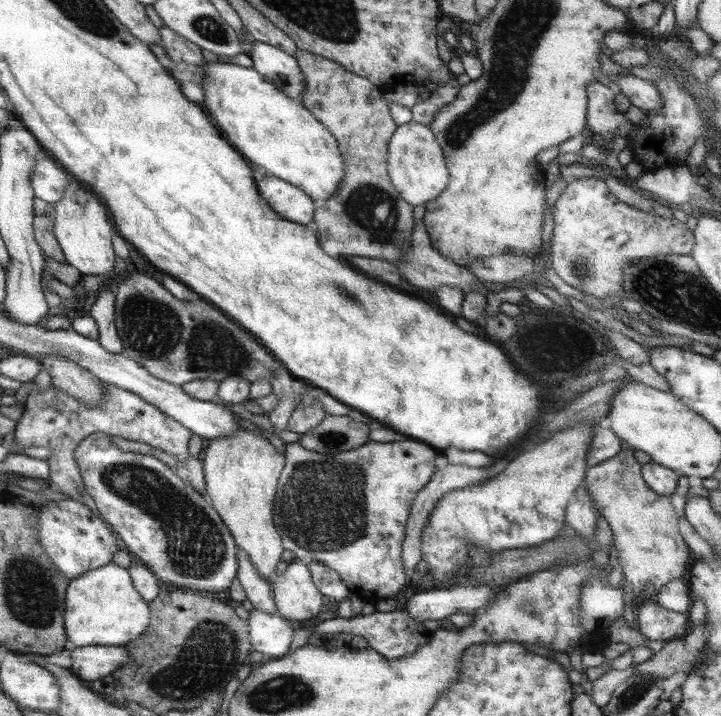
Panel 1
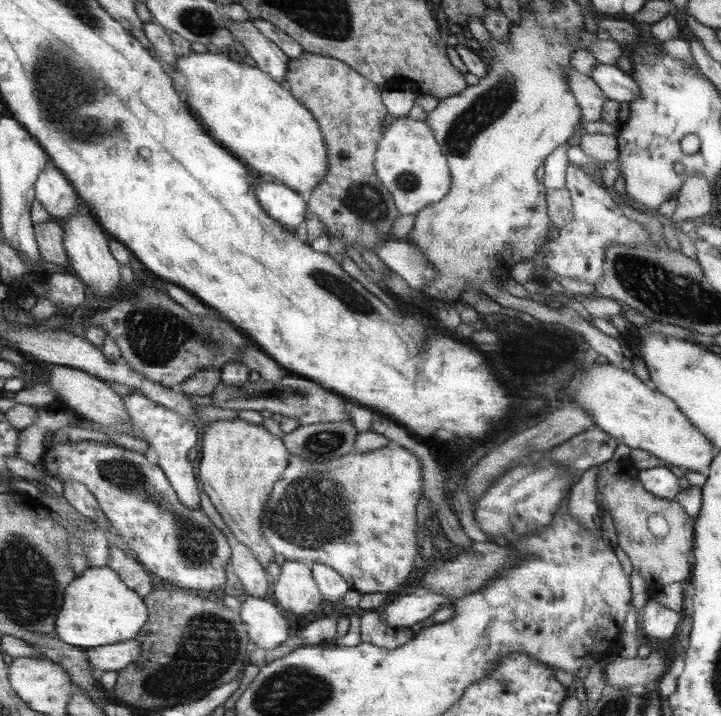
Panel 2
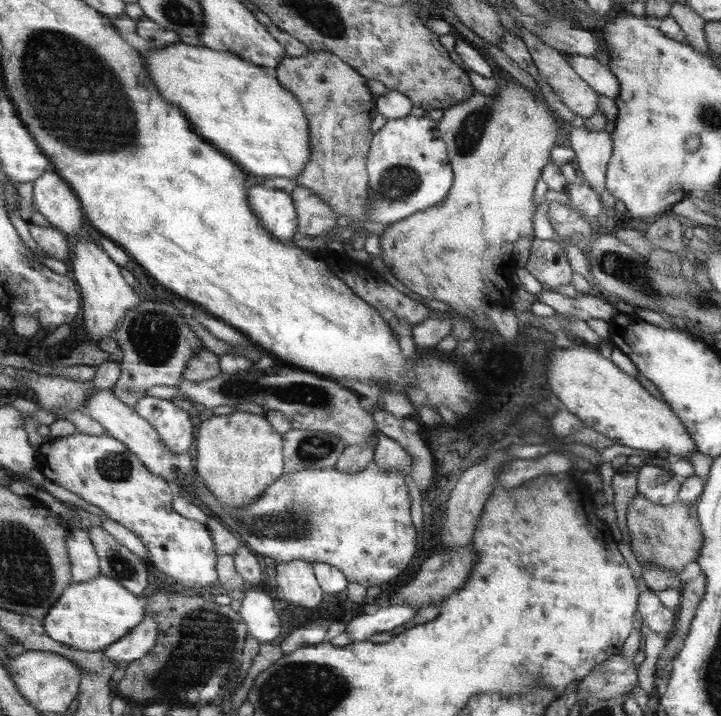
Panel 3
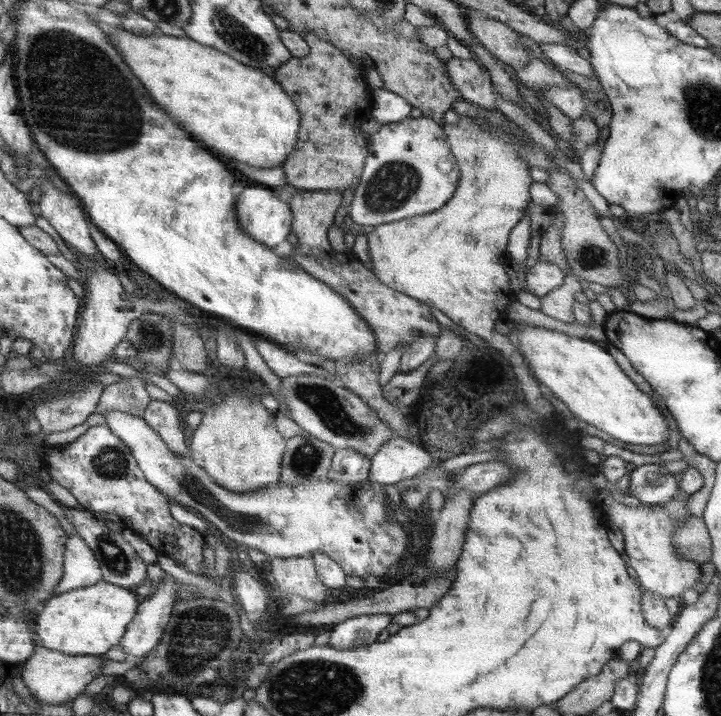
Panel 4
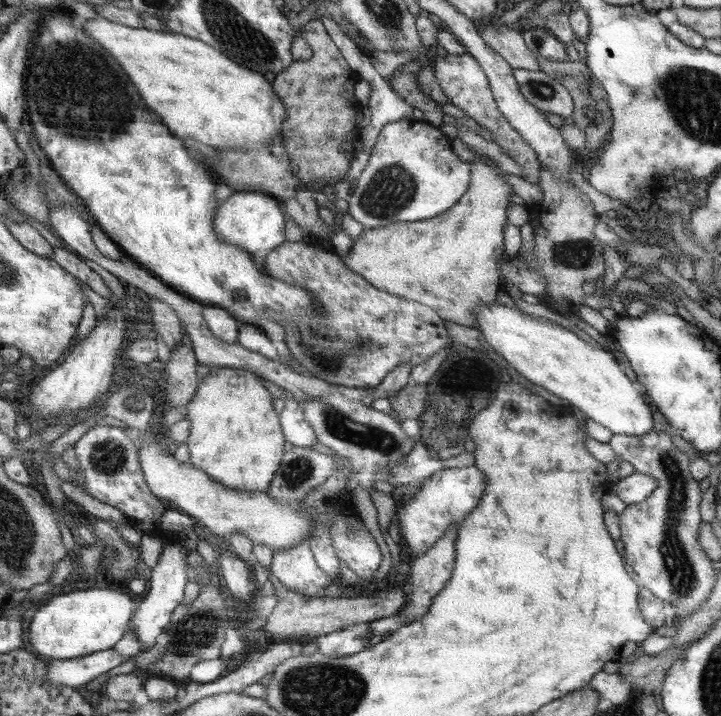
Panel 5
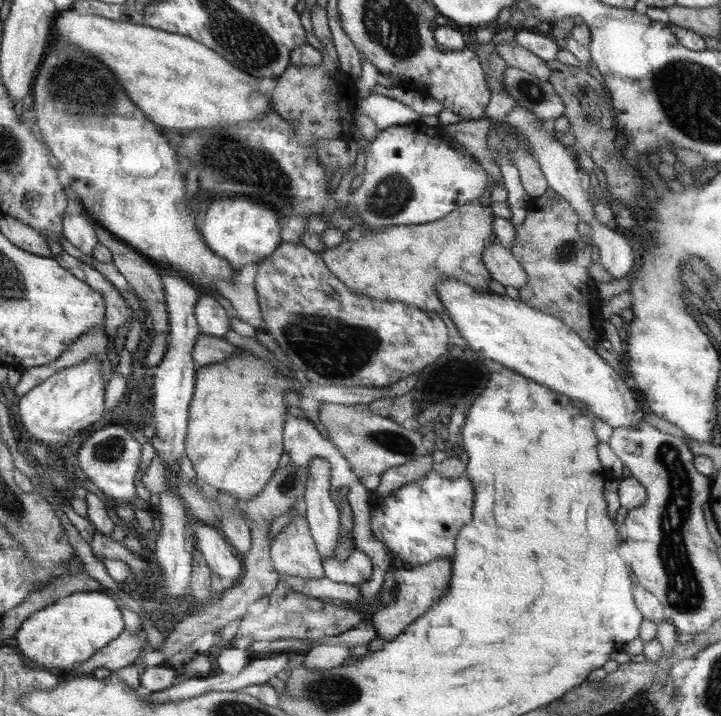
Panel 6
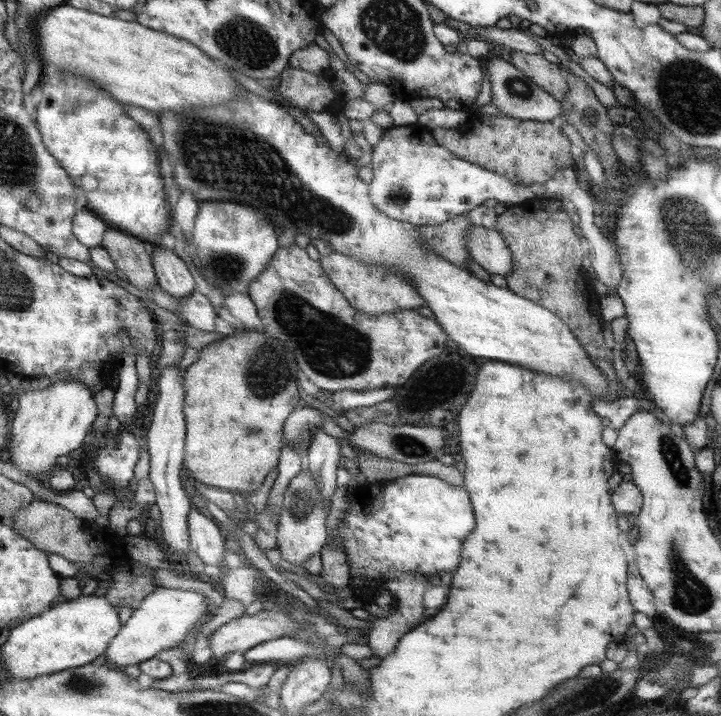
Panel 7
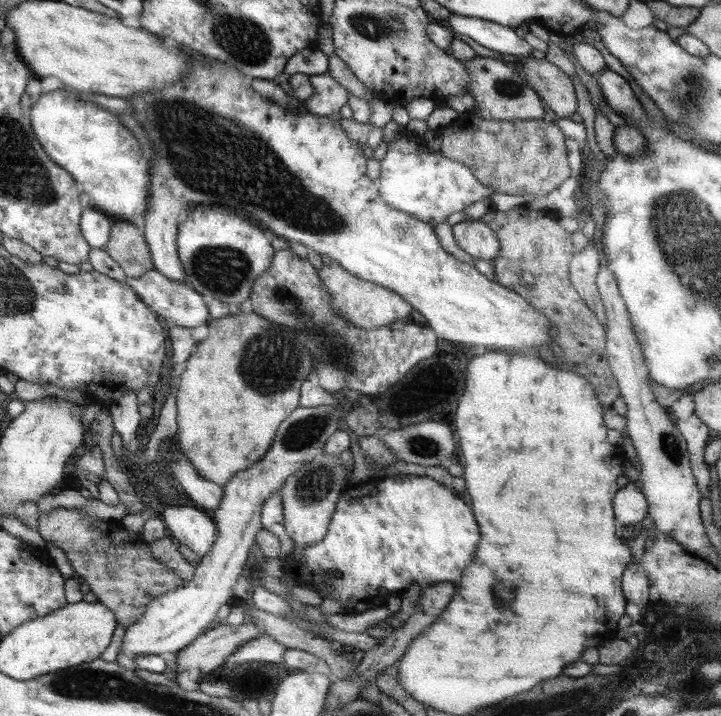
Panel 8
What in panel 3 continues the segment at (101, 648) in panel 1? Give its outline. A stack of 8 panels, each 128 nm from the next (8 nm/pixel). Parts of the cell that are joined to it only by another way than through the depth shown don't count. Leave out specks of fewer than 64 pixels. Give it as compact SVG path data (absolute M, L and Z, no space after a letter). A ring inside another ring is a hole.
M148 612L146 619L138 624L129 635L124 636L117 643L106 647L105 656L117 666L119 663L138 661L152 651L157 638L157 621L150 617Z

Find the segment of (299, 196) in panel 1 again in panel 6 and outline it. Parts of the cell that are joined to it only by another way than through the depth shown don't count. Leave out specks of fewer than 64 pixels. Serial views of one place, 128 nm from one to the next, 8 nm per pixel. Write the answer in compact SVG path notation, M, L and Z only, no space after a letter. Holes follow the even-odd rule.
M230 198L230 200L216 200L205 202L202 220L198 228L206 244L214 255L224 258L240 272L244 265L259 262L269 258L282 243L280 214L274 212L270 205L258 203L248 198Z

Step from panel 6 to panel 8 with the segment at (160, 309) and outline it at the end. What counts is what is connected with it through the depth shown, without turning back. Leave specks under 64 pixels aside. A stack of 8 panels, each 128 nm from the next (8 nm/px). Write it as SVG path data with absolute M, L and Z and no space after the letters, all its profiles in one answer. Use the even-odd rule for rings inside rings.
M114 220L107 246L103 249L126 272L140 278L154 269L147 242L138 226L124 220Z

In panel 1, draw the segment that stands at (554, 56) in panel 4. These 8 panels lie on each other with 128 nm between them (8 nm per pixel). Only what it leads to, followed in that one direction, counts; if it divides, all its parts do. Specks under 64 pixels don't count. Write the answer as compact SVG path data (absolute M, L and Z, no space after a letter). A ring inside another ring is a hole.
M632 74L610 75L611 83L617 84L620 93L630 99L630 104L648 113L656 113L664 106L661 92L653 81L647 81Z

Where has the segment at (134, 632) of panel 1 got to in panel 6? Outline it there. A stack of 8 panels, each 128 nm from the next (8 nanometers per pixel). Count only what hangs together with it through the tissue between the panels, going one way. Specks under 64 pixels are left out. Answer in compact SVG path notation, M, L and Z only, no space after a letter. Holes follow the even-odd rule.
M99 591L78 592L59 598L55 604L32 613L10 643L33 668L64 674L90 660L102 648L109 647L123 634L122 630L124 620L116 600Z

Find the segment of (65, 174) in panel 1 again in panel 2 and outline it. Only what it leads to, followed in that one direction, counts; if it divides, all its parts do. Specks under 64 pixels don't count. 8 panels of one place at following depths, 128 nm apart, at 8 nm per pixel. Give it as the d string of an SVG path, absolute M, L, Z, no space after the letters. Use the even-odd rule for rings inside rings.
M51 161L38 176L36 197L56 222L66 219L80 201L68 178Z

